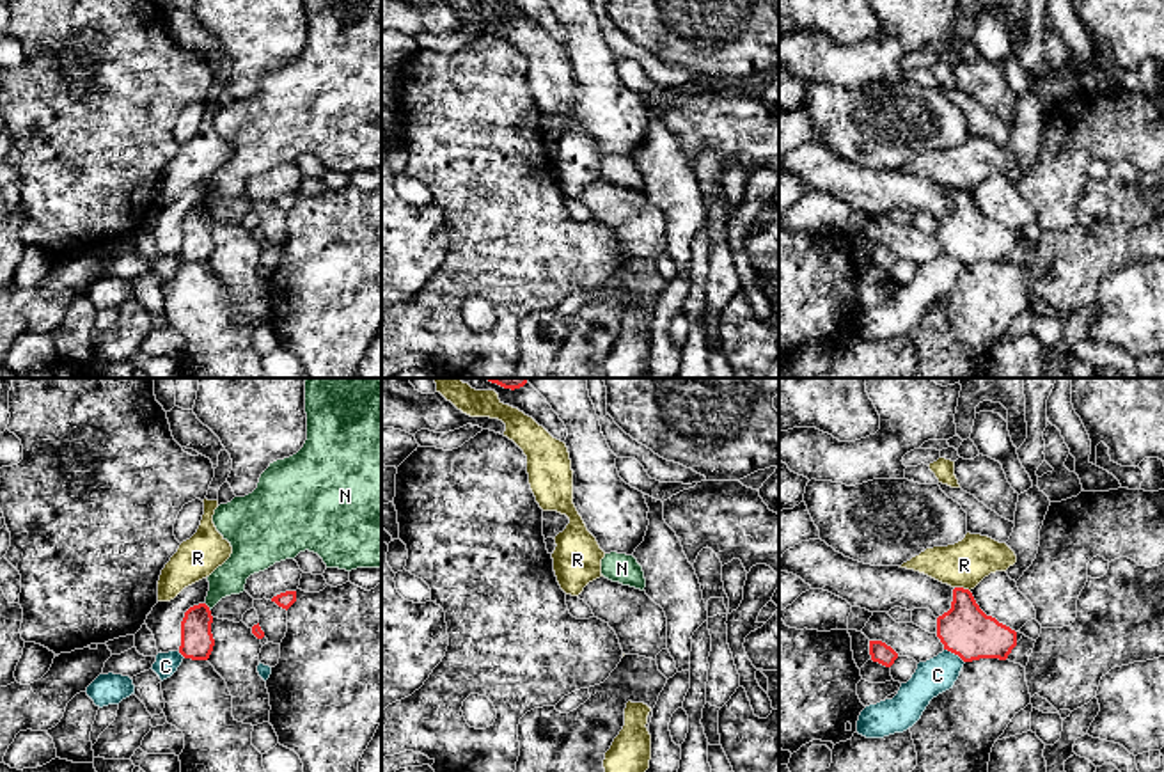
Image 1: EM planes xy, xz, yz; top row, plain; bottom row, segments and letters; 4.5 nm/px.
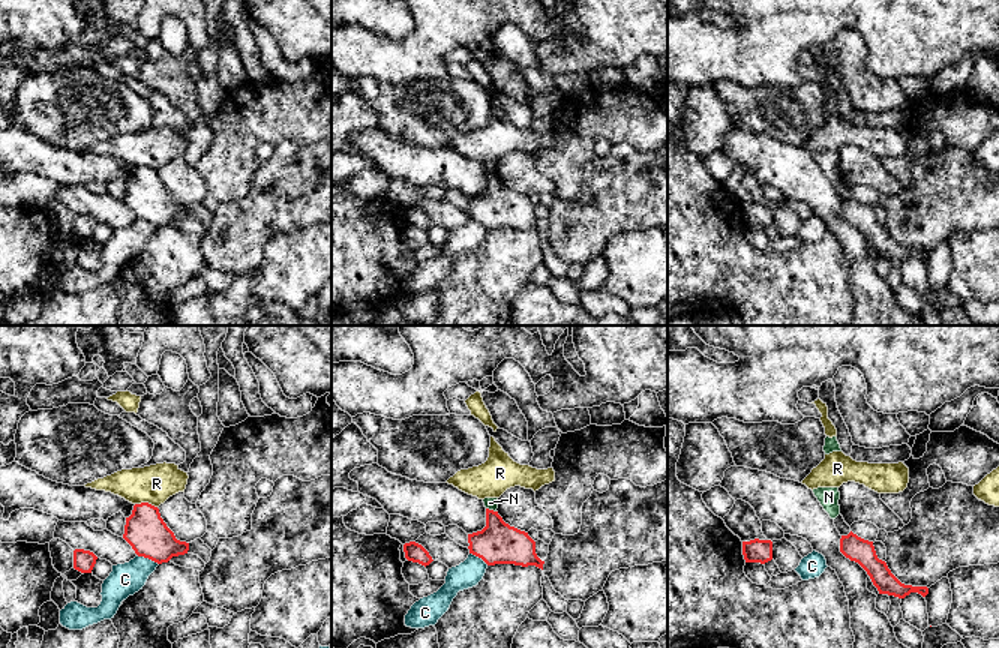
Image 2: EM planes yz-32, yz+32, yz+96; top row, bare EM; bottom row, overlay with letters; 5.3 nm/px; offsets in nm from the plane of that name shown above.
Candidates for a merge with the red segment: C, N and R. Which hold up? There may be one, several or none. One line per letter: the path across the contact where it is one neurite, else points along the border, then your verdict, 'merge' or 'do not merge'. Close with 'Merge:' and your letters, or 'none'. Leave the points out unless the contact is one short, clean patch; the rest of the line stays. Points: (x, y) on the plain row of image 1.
C: do not merge
N: border along xy (204, 206), (210, 210); do not merge
R: do not merge
Merge: none

